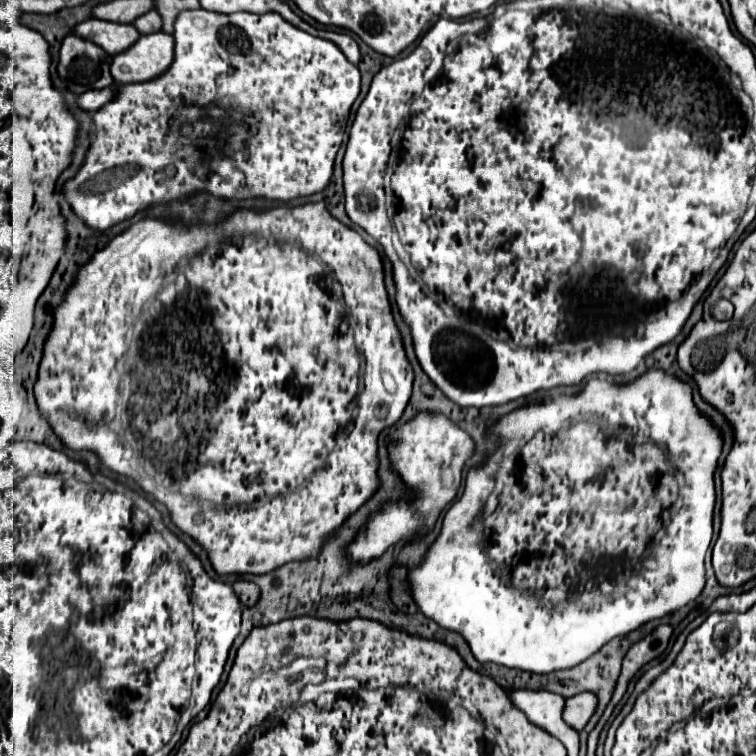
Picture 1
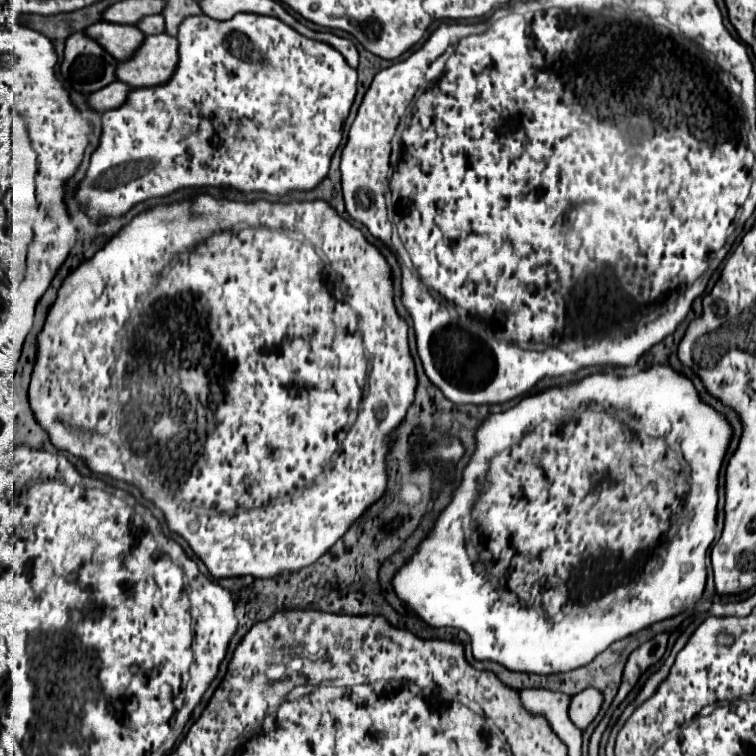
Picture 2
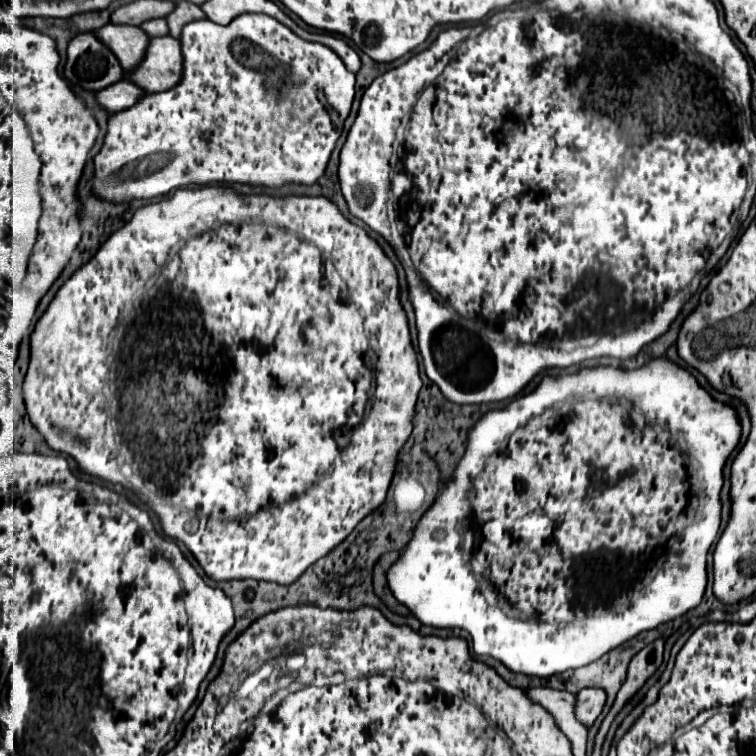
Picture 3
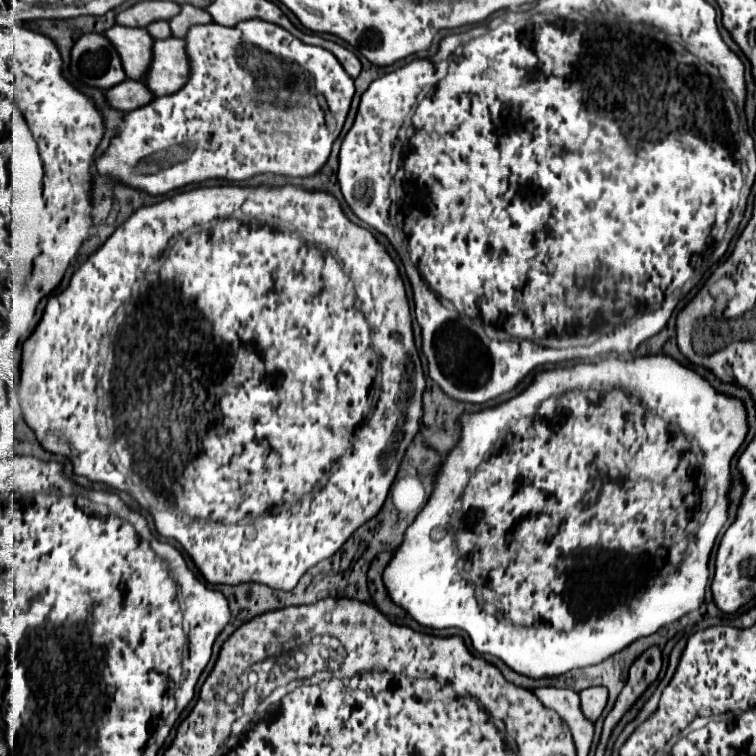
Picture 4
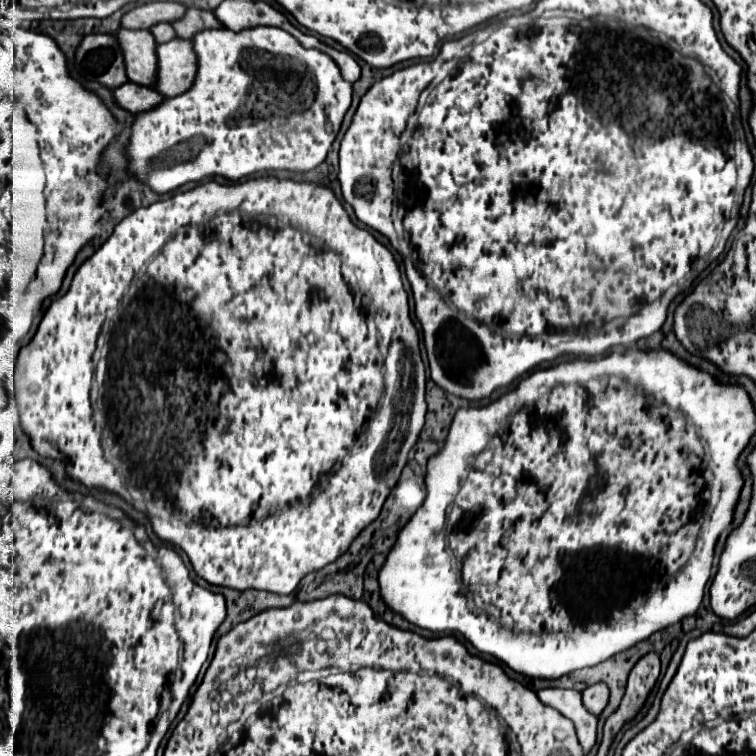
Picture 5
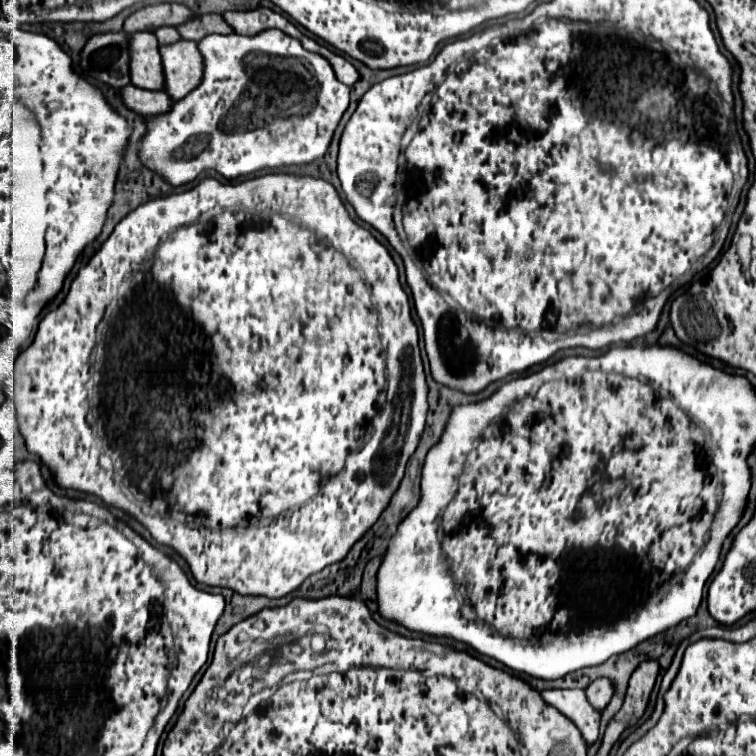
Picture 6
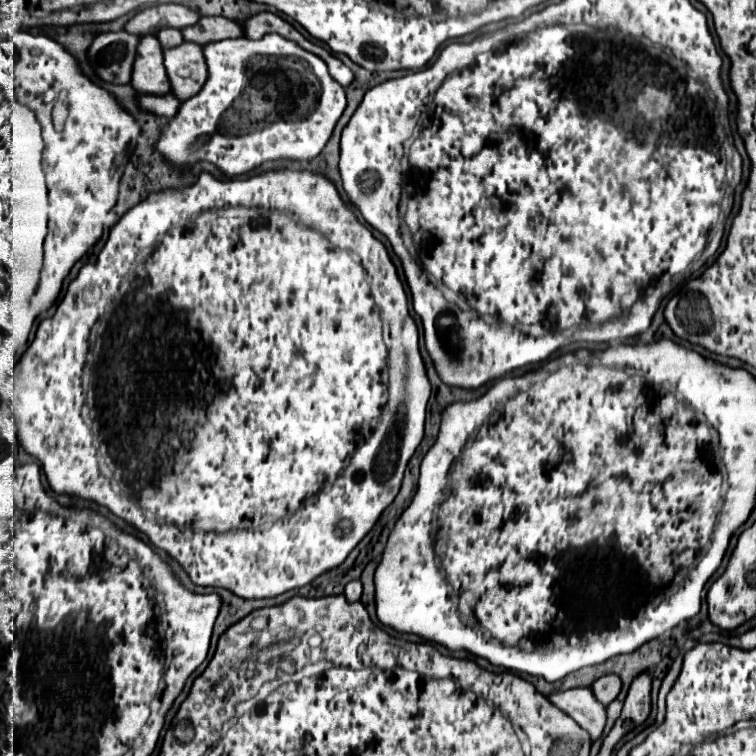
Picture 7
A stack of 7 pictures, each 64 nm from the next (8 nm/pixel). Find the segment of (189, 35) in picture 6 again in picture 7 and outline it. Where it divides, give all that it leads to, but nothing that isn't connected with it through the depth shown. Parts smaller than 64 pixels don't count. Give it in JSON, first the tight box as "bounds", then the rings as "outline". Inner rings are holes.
{"bounds":[182,16,242,44],"outline":[[[202,16],[194,26],[182,28],[184,40],[196,44],[208,44],[208,40],[224,40],[242,36],[242,28],[224,16]]]}

